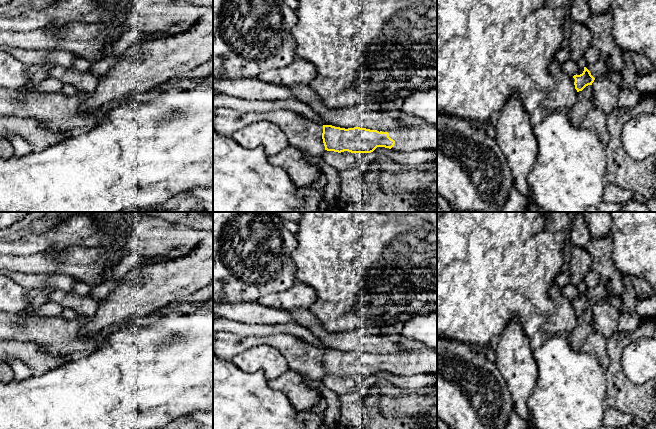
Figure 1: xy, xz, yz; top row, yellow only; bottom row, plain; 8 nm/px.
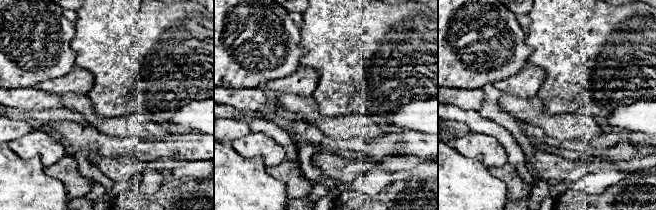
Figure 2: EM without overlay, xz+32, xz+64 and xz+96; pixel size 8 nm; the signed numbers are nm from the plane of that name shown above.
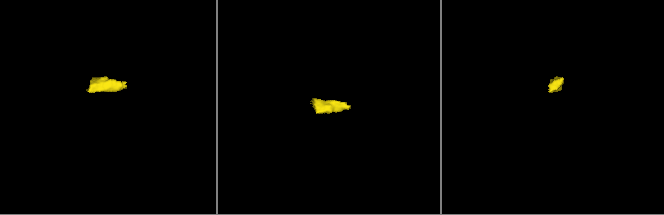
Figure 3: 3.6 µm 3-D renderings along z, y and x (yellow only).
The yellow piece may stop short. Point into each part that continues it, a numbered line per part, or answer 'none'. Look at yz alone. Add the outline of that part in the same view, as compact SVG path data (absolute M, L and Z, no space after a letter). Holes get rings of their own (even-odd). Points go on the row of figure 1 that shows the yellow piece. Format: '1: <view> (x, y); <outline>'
1: yz (597, 69); M600 59L594 64L587 64L586 68L590 71L591 75L597 79L605 73L607 65L602 59Z

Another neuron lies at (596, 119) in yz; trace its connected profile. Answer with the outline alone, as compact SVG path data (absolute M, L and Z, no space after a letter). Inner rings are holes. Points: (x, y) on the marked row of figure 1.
M593 108L581 123L581 128L595 130L601 144L605 147L609 142L607 130L607 114L603 111Z

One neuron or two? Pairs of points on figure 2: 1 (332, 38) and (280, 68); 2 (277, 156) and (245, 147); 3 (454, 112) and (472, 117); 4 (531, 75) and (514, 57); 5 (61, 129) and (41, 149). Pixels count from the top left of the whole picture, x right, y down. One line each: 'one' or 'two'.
1: two
2: one
3: one
4: two
5: two

